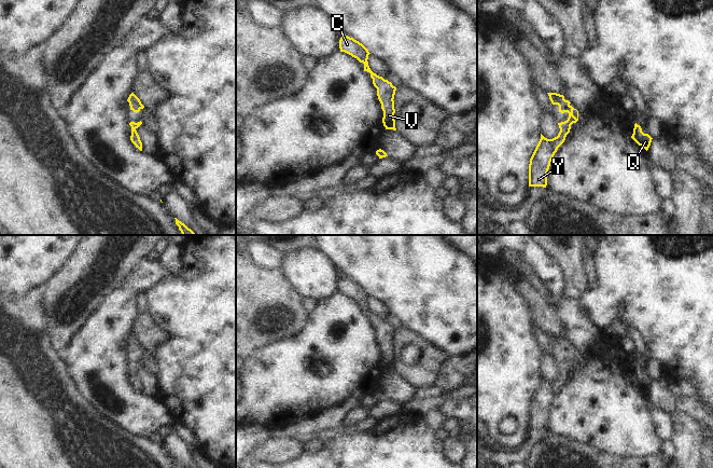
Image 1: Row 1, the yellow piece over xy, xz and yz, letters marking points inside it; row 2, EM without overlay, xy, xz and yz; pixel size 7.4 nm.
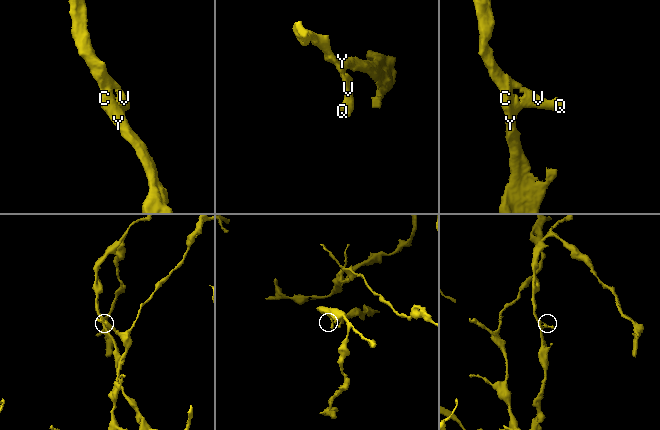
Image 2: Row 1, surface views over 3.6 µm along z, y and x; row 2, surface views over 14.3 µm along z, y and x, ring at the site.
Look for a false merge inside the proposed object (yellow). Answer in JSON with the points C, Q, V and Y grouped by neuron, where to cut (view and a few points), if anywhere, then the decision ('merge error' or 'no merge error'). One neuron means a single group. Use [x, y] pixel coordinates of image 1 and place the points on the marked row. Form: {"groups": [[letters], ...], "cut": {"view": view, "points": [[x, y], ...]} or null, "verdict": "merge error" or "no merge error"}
{"groups": [["C", "Q", "V", "Y"]], "cut": null, "verdict": "no merge error"}

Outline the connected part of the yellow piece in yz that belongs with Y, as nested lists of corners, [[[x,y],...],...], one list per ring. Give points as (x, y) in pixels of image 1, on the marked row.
[[[547,93],[553,105],[559,106],[559,112],[569,113],[567,121],[558,123],[560,132],[557,137],[547,139],[541,134],[541,139],[530,159],[529,164],[529,187],[547,185],[547,173],[550,162],[558,148],[564,142],[570,133],[571,125],[578,121],[578,111],[574,109],[563,95],[557,93]]]

